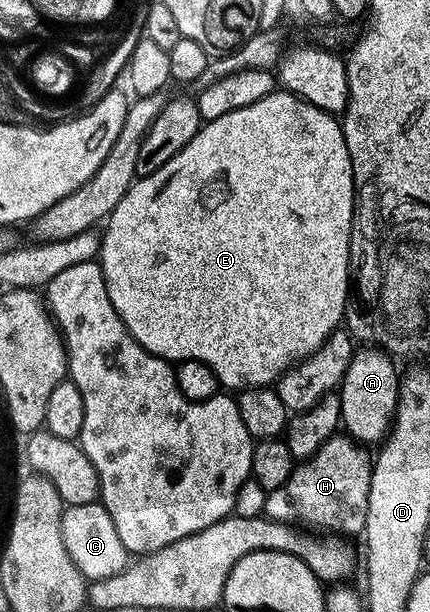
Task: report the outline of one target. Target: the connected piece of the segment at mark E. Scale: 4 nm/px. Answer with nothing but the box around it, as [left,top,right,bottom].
[99,92,353,392]

